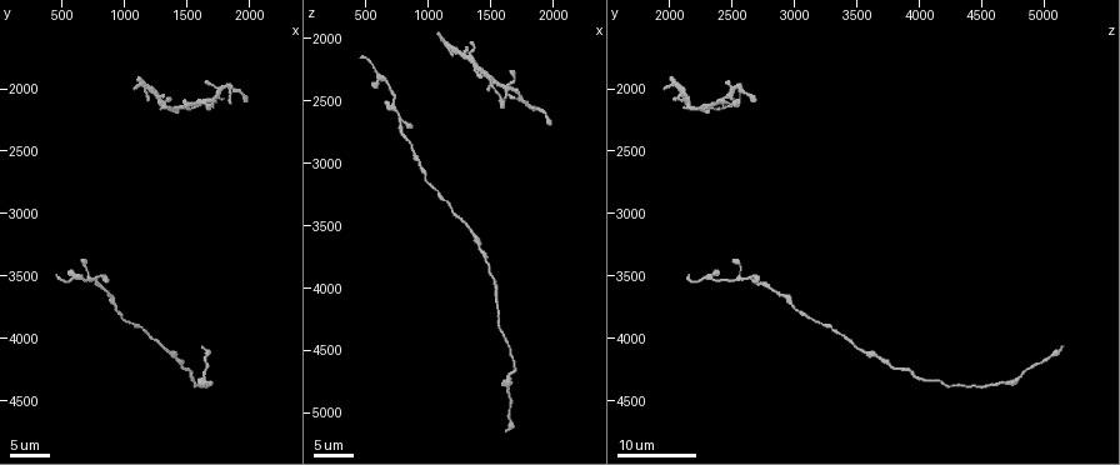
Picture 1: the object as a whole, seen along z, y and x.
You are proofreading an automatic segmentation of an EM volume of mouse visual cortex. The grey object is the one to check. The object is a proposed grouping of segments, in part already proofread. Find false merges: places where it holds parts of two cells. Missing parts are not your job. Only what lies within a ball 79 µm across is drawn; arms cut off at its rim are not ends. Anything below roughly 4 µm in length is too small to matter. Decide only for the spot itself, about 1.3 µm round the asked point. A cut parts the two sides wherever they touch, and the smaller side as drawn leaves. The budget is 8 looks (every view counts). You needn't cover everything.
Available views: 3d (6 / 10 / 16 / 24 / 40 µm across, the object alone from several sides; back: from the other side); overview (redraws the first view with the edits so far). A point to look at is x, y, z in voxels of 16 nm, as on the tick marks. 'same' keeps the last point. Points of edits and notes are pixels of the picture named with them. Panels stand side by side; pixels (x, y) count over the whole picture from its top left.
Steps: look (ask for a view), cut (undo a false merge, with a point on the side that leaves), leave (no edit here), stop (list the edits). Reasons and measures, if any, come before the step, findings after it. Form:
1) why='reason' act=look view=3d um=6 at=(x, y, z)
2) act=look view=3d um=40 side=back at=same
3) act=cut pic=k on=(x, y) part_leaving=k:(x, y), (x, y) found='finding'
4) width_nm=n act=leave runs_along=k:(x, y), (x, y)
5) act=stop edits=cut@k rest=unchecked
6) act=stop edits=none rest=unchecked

why='branch point' act=look view=3d um=24 at=(700, 3500, 2540)

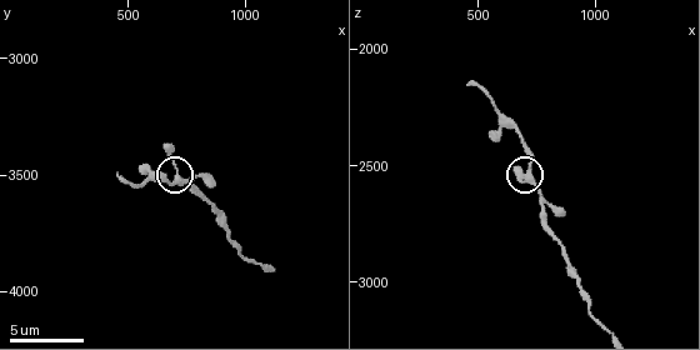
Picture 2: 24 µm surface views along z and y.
why='zoom in' act=look view=3d um=10 at=(710, 3510, 2560)

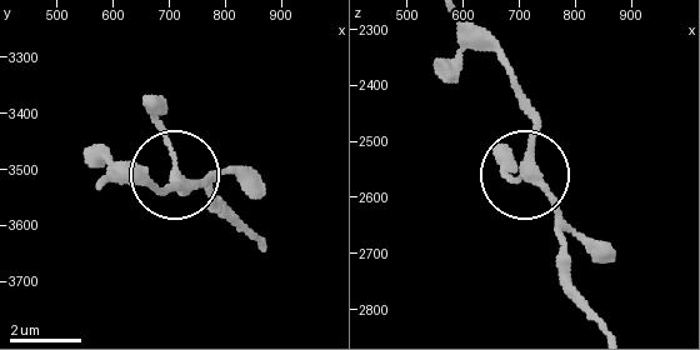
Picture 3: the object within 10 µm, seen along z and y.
width_nm=220 act=leave runs_along=3:(600, 321), (570, 276), (555, 205), (525, 178), (531, 100) found='continuous, no second cell'

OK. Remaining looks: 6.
why='sudden change in width' act=look view=3d um=10 at=(820, 3590, 2810)

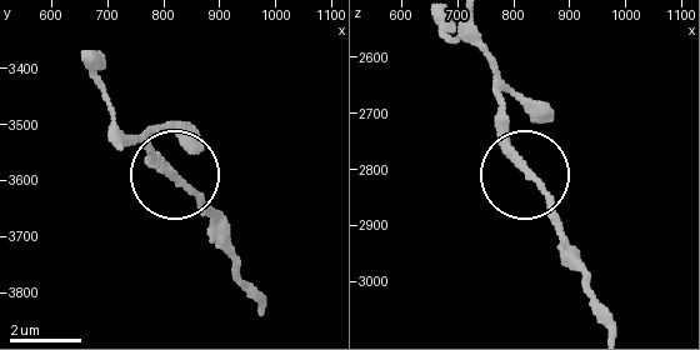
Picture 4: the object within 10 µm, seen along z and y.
act=leave runs_along=4:(550, 214), (499, 104) found='continuous, no second cell'

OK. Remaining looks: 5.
why='calibre changes' act=look view=3d um=24 at=(1080, 3880, 3220)

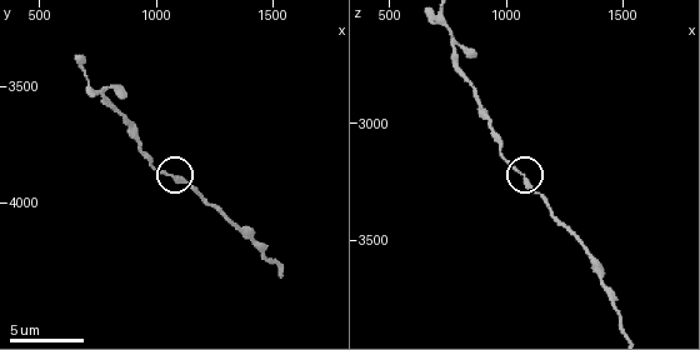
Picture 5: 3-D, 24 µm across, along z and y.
act=look view=3d um=10 at=(1060, 3870, 3220)

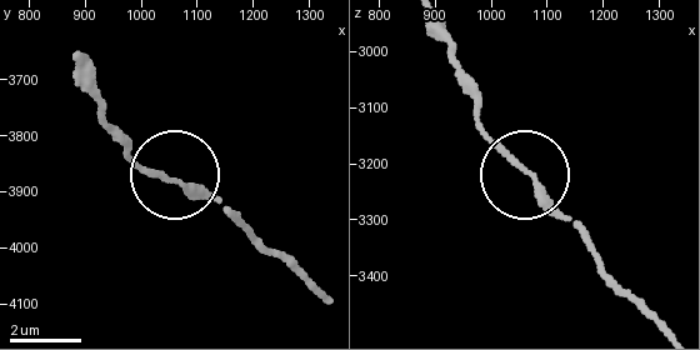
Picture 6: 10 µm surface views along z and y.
why='from behind' act=look view=3d um=10 side=back at=(1070, 3885, 3220)

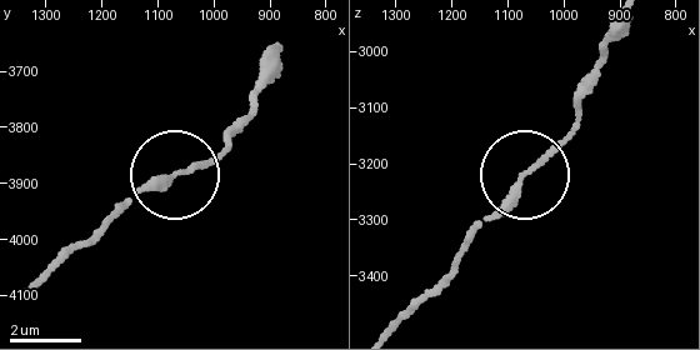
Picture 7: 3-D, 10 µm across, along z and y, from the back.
width_nm=190 act=leave runs_along=7:(626, 24), (568, 131), (471, 235) found='all the same cell'

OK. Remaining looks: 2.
act=stop edits=none rest=unchecked

